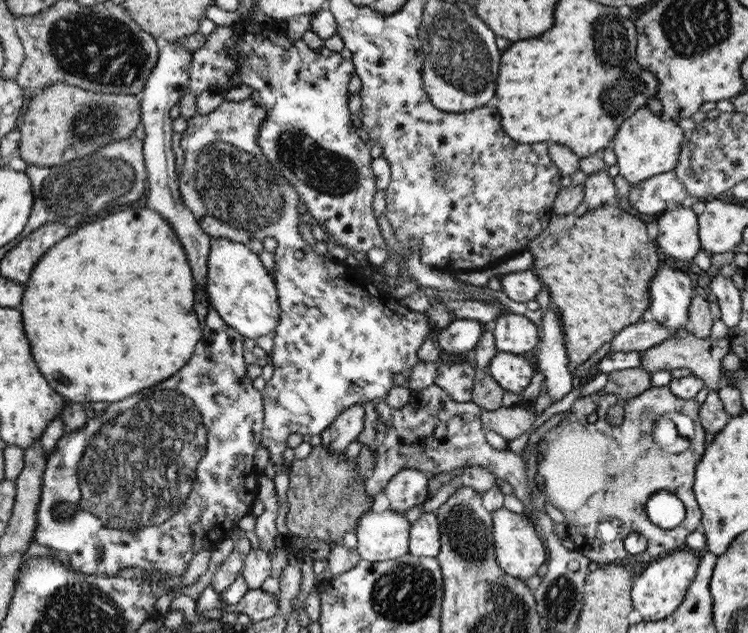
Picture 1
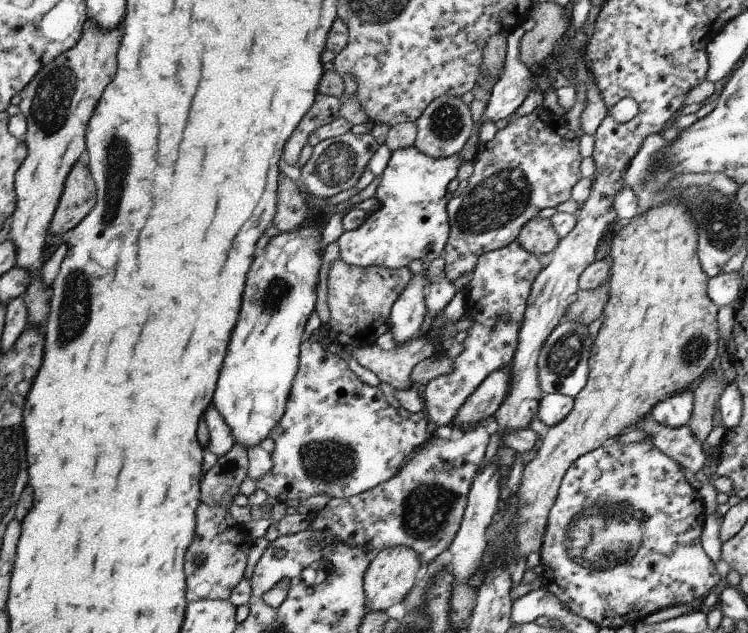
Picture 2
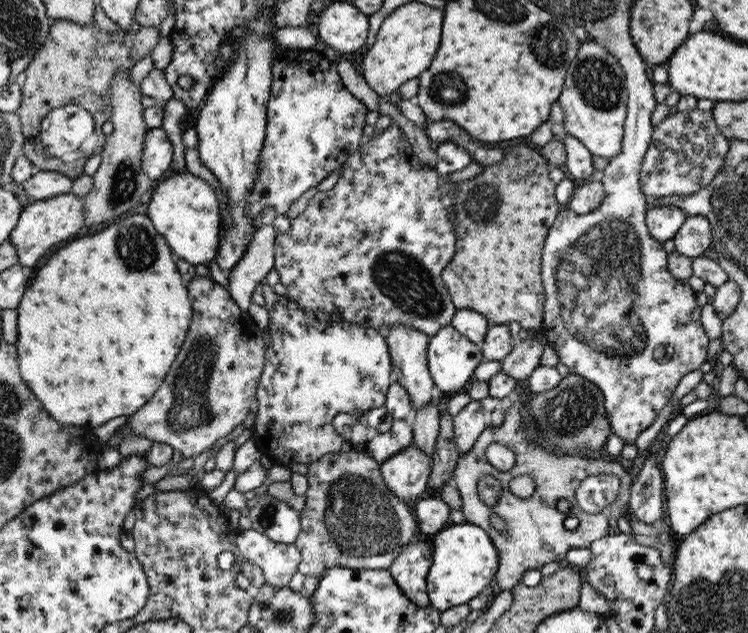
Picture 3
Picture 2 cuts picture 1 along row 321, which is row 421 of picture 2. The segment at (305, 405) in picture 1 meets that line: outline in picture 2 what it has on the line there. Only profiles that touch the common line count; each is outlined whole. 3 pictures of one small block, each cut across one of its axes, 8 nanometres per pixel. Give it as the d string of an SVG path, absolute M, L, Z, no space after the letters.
M308 339L300 345L298 370L294 377L290 394L288 395L288 402L286 403L284 414L269 434L269 437L274 440L274 450L271 454L272 468L254 483L258 489L264 490L268 496L276 498L278 503L285 503L288 500L304 500L311 496L316 496L317 494L328 496L328 498L339 499L356 496L361 492L366 492L378 486L380 483L390 480L390 478L399 471L400 466L404 464L404 460L406 460L412 452L415 452L430 440L427 432L428 423L429 421L425 411L413 413L402 406L394 408L386 400L386 396L384 396L384 392L380 386L375 387L362 382L350 369L348 362L337 354L326 351L326 348L322 347L320 342L310 342Z

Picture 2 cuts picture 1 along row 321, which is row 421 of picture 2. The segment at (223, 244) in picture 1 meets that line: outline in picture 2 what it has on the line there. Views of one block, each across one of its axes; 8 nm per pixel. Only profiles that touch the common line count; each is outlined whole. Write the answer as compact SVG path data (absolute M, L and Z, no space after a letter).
M318 224L282 232L270 238L248 272L240 320L230 338L212 400L230 428L234 444L246 450L268 438L284 414L298 370L304 328L315 310L322 238Z

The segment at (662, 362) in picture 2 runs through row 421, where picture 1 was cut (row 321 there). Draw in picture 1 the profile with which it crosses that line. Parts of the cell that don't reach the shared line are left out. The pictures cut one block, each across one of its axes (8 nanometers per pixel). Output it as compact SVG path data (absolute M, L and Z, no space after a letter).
M606 203L604 206L598 206L594 210L588 210L583 216L577 217L573 214L562 214L562 215L552 215L549 220L549 224L546 230L543 230L534 240L530 241L528 244L528 250L534 255L534 263L532 268L537 268L538 277L542 279L542 284L548 286L551 295L551 304L558 307L560 311L560 319L562 319L562 333L564 333L564 343L566 343L566 353L568 353L568 366L570 369L576 369L578 366L582 365L596 350L600 350L606 342L611 342L611 340L616 336L616 333L620 330L624 330L626 326L630 324L636 324L636 322L647 317L648 308L650 302L652 301L649 288L652 278L656 276L658 268L660 268L660 255L658 253L659 247L656 246L655 240L648 236L648 223L641 220L639 217L635 217L632 214L626 213L623 209L617 206L616 203Z

